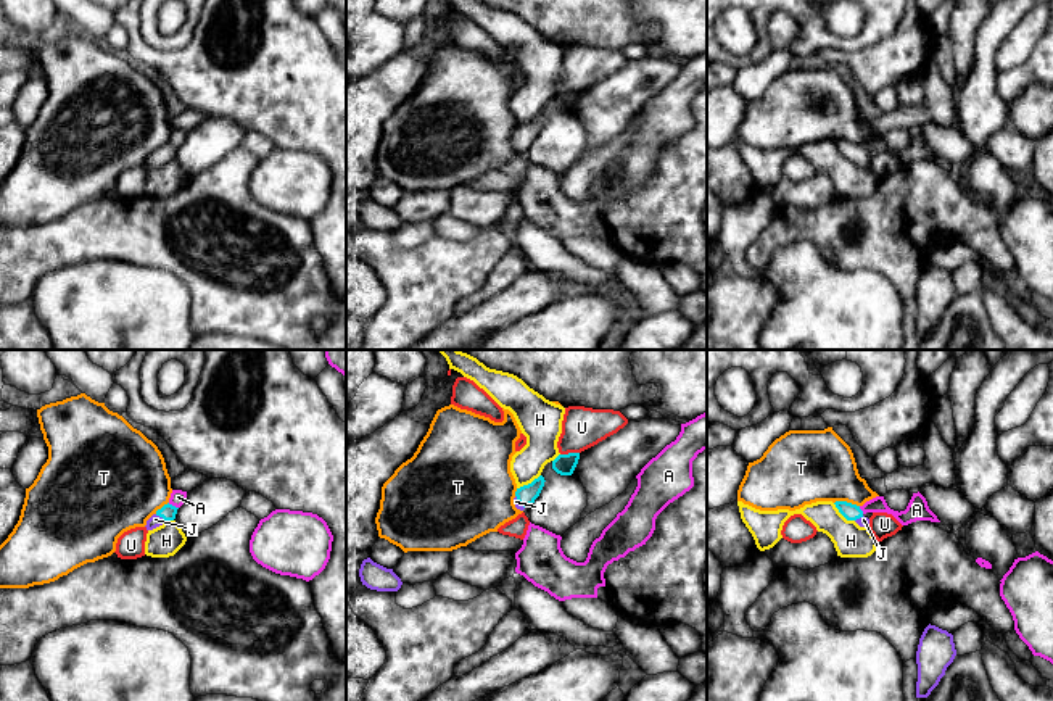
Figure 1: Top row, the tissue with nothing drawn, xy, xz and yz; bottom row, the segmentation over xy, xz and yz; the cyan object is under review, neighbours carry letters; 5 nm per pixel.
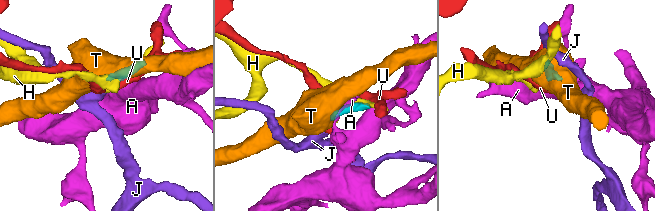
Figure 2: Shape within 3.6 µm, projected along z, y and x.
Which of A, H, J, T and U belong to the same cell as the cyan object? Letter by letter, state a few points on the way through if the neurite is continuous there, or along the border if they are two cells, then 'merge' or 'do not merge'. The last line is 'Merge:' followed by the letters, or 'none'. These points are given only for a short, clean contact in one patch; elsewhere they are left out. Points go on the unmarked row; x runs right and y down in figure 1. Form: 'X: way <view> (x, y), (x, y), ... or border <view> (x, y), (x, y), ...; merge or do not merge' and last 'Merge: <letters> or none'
A: border xy (168, 142), (177, 147); do not merge
H: do not merge
J: way xy (168, 150), (160, 155), (155, 160); merge
T: border yz (834, 141), (850, 141), (858, 145); do not merge
U: do not merge
Merge: J

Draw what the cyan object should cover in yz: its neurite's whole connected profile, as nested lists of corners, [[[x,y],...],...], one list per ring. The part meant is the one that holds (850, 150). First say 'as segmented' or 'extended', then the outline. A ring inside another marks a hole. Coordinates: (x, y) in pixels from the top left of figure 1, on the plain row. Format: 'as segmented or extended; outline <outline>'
extended; outline [[[836,140],[834,143],[847,160],[855,160],[860,166],[869,164],[869,158],[863,155],[860,145],[847,140]]]

